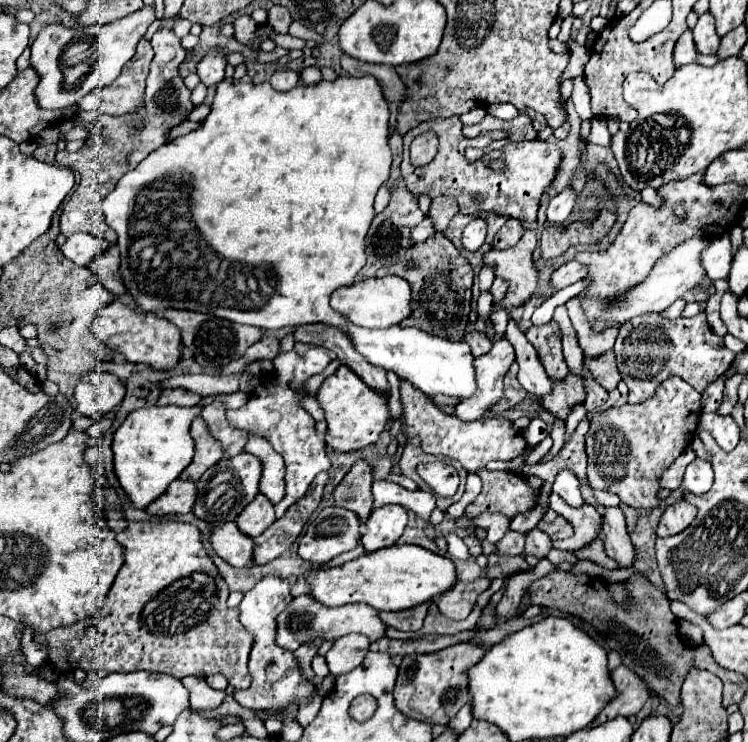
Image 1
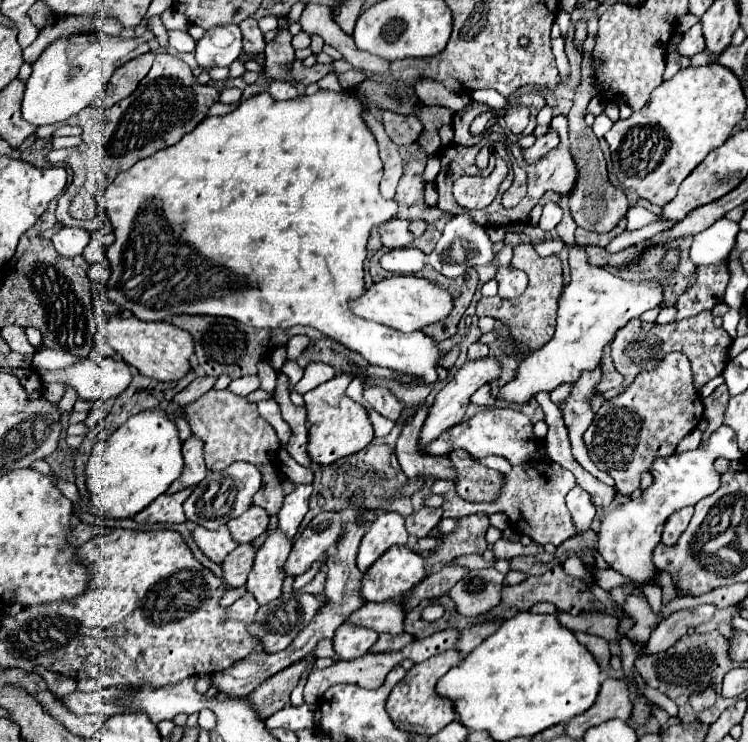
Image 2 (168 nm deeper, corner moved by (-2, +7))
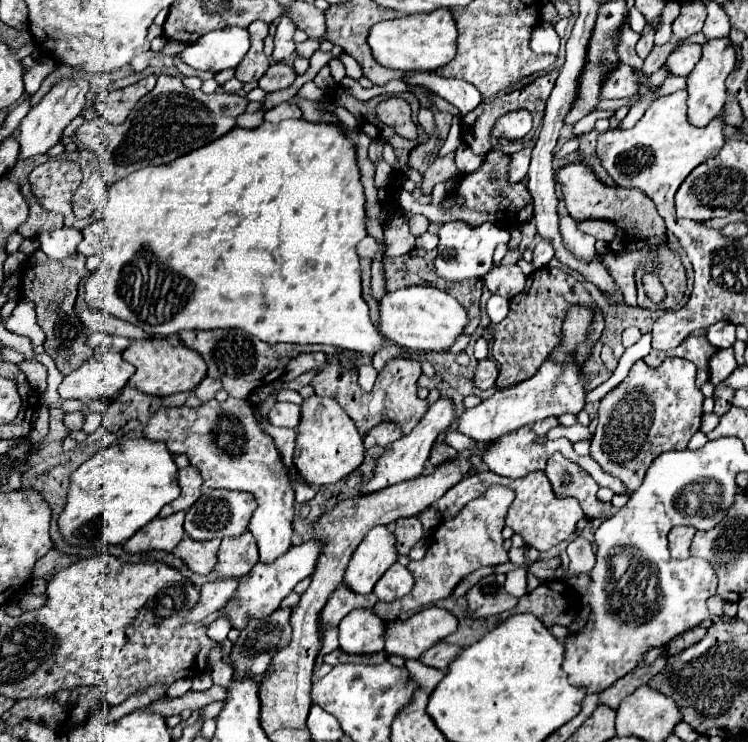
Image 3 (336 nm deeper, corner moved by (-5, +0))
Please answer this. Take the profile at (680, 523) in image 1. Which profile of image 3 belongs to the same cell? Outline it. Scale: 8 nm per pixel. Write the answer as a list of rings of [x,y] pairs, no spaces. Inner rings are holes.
[[[678,526],[678,528],[670,530],[668,548],[670,548],[672,558],[688,558],[690,556],[688,548],[690,548],[694,534],[696,534],[696,530],[692,526]]]

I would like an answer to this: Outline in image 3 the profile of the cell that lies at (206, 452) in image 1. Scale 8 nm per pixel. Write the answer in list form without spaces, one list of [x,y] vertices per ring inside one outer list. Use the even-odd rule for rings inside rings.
[[[188,466],[188,468],[182,468],[178,472],[178,486],[180,486],[180,496],[170,502],[160,514],[158,518],[166,518],[170,514],[176,514],[176,512],[186,512],[198,498],[200,498],[200,486],[202,486],[202,478],[200,478],[200,472],[194,468],[194,466]]]

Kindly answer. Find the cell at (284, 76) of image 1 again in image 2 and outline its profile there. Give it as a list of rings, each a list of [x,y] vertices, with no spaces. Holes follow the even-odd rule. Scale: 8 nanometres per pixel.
[[[271,81],[269,93],[275,99],[283,101],[283,99],[293,99],[297,95],[297,89],[295,89],[295,85],[291,85],[291,81]]]

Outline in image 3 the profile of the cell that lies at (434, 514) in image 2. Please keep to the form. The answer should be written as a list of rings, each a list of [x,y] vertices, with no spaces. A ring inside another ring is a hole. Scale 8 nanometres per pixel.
[[[416,516],[398,520],[396,526],[394,526],[394,536],[396,536],[396,552],[398,554],[408,554],[410,548],[424,538],[422,522]]]

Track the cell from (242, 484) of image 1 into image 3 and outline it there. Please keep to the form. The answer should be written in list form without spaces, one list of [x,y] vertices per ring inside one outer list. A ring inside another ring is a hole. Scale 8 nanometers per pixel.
[[[212,490],[210,494],[204,494],[196,500],[196,504],[186,510],[184,530],[194,540],[212,540],[212,538],[238,538],[248,530],[248,522],[252,518],[252,512],[256,508],[256,502],[250,494],[232,492],[232,490]]]

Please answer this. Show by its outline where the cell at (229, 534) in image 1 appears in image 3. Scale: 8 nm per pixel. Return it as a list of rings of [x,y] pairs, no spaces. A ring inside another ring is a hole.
[[[188,536],[182,538],[182,542],[172,550],[172,554],[180,560],[186,562],[186,566],[196,572],[196,574],[208,574],[212,572],[216,564],[216,554],[218,554],[220,540],[208,540],[208,542],[196,542]]]

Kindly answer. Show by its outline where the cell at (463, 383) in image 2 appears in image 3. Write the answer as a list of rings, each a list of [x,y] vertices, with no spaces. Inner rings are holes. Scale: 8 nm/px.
[[[440,398],[436,404],[432,404],[428,408],[428,412],[422,416],[422,420],[414,426],[414,430],[406,436],[402,436],[400,440],[396,440],[394,444],[390,444],[386,448],[386,452],[376,460],[376,468],[374,474],[368,478],[368,482],[362,486],[360,494],[372,494],[376,490],[382,490],[386,486],[398,484],[400,480],[410,480],[416,478],[424,472],[424,462],[428,460],[430,448],[438,442],[438,436],[444,434],[450,426],[450,422],[454,420],[454,404],[448,398]]]

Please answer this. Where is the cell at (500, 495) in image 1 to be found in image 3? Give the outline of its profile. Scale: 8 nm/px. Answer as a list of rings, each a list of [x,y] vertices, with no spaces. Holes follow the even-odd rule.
[[[434,444],[434,448],[430,450],[430,464],[436,466],[436,464],[442,464],[446,460],[452,460],[456,456],[456,450],[450,448],[448,444]]]

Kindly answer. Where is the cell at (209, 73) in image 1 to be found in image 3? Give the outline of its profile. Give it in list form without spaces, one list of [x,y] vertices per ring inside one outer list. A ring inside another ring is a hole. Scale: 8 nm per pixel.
[[[230,26],[208,32],[198,42],[186,46],[178,58],[196,70],[220,72],[224,68],[236,68],[246,56],[248,48],[248,30]]]

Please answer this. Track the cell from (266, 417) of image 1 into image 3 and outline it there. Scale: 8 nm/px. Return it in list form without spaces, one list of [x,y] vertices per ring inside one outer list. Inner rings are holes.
[[[276,402],[268,410],[268,422],[272,426],[284,426],[284,428],[296,428],[300,422],[300,406],[296,404],[286,404],[286,402]]]

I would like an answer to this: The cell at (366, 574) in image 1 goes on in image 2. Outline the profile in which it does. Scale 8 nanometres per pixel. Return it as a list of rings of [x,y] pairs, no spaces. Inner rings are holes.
[[[393,545],[363,573],[361,597],[365,601],[397,601],[427,577],[423,555],[407,545]]]

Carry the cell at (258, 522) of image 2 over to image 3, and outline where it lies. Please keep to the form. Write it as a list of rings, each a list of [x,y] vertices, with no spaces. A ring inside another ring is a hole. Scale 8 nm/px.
[[[246,532],[240,538],[224,538],[210,578],[212,580],[220,580],[220,578],[240,580],[246,572],[250,572],[250,568],[256,562],[258,562],[258,548],[250,532]]]

